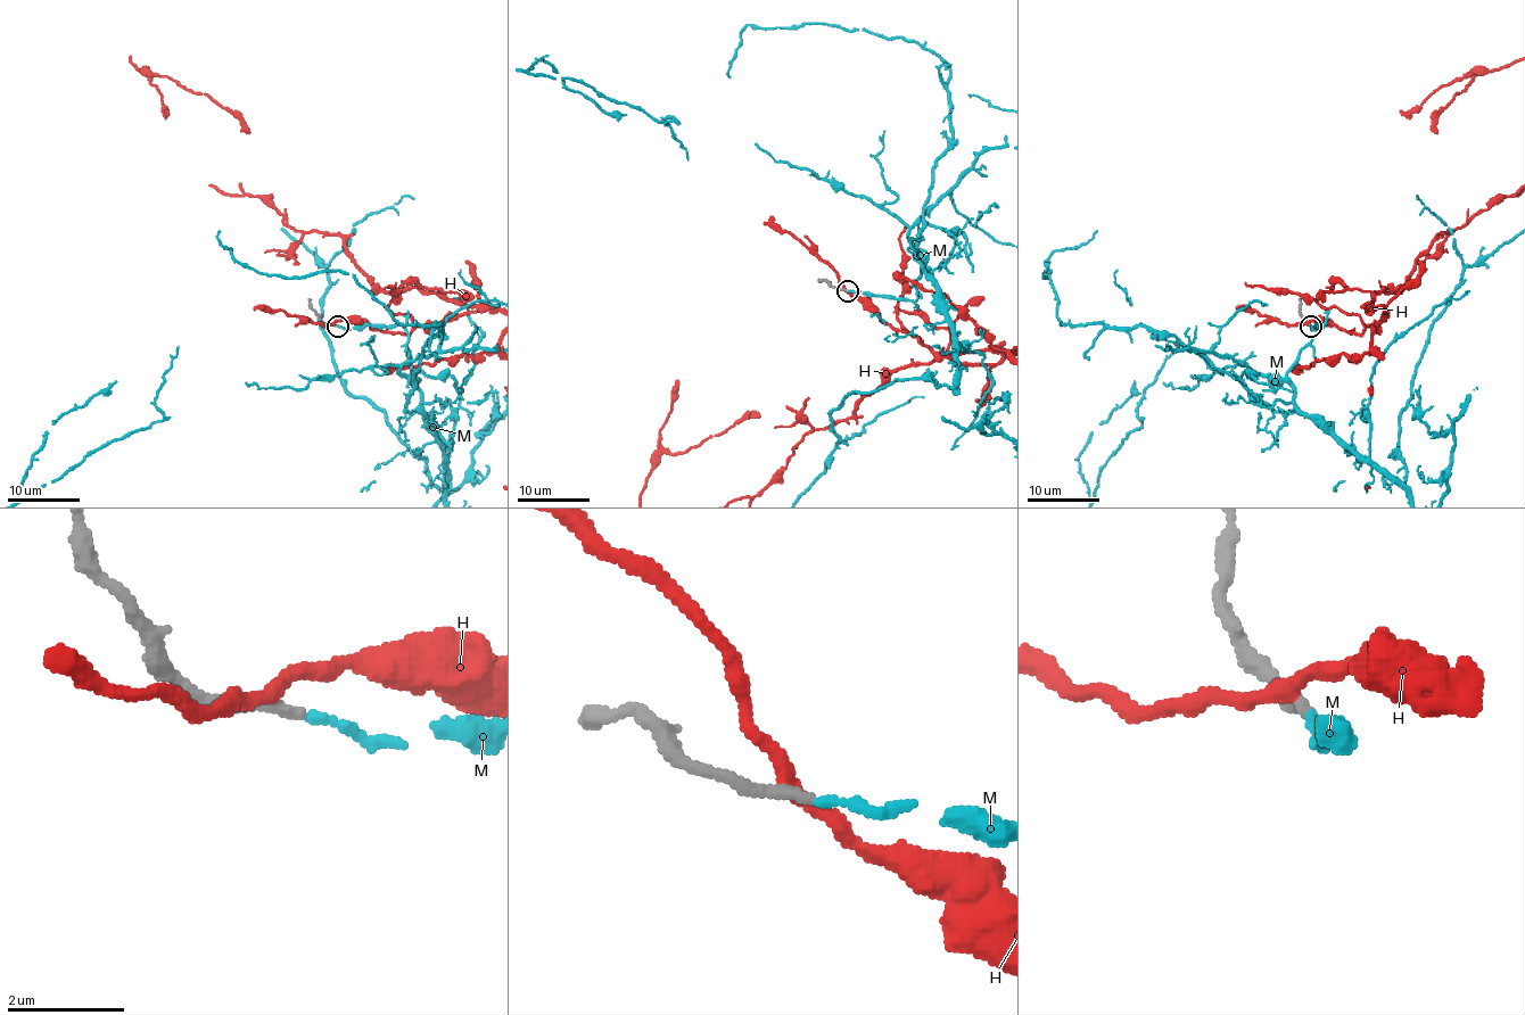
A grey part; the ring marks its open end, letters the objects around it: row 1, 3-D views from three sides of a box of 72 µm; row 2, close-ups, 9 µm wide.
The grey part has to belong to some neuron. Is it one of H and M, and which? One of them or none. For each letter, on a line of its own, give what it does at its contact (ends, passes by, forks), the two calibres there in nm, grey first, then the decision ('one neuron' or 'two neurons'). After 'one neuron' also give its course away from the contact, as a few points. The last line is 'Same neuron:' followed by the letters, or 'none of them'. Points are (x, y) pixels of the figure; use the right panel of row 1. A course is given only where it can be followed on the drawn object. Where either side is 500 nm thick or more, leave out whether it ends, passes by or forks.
H: it passes by; 260 nm thick on the grey side, 240 nm on the other; two neurons
M: it ends there; 220 nm thick on the grey side, 150 nm on the other; one neuron
Same neuron: M

